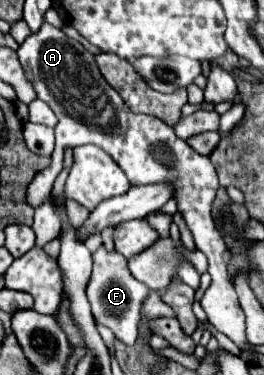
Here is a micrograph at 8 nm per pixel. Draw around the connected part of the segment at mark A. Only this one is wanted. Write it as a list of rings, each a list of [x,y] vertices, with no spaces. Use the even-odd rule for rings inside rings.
[[[42,24],[40,32],[30,34],[18,48],[18,58],[24,68],[26,78],[34,86],[40,100],[44,100],[56,114],[56,148],[52,152],[52,162],[48,168],[38,172],[26,188],[26,200],[32,208],[38,208],[44,198],[50,194],[56,176],[62,170],[62,152],[66,146],[74,148],[78,144],[96,144],[104,152],[108,152],[114,162],[122,168],[126,178],[132,184],[150,184],[160,180],[174,180],[178,198],[178,210],[182,212],[194,242],[200,252],[208,258],[208,272],[212,276],[210,288],[204,292],[200,304],[208,316],[208,322],[214,324],[216,330],[226,334],[236,342],[240,350],[248,350],[248,342],[244,336],[244,316],[242,306],[238,304],[238,296],[228,276],[228,260],[232,260],[232,252],[222,240],[216,224],[210,216],[210,208],[218,190],[218,174],[208,156],[194,152],[186,142],[178,140],[172,126],[162,122],[160,118],[134,114],[126,108],[126,102],[118,92],[102,78],[98,66],[92,70],[92,54],[80,44],[70,40],[60,28]]]

